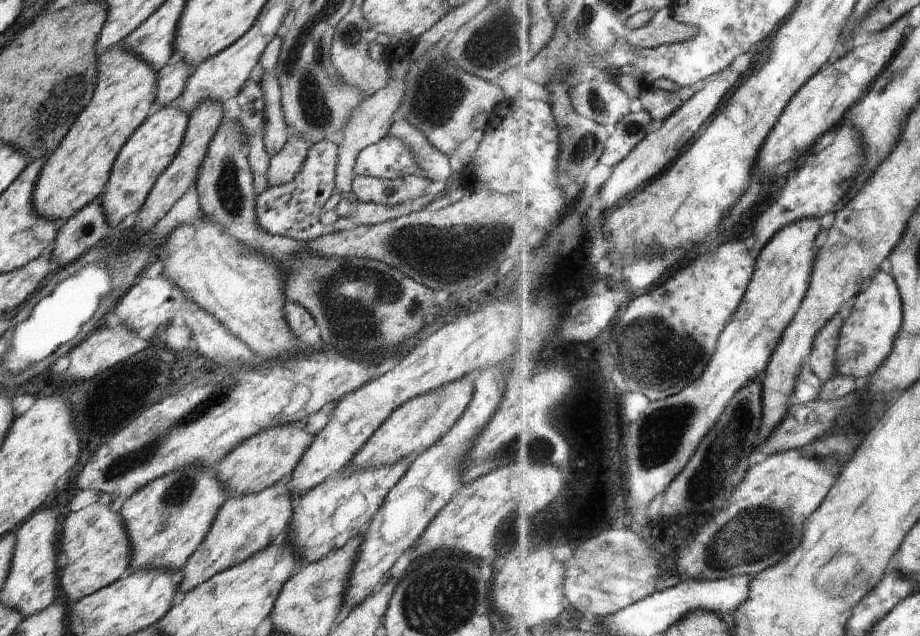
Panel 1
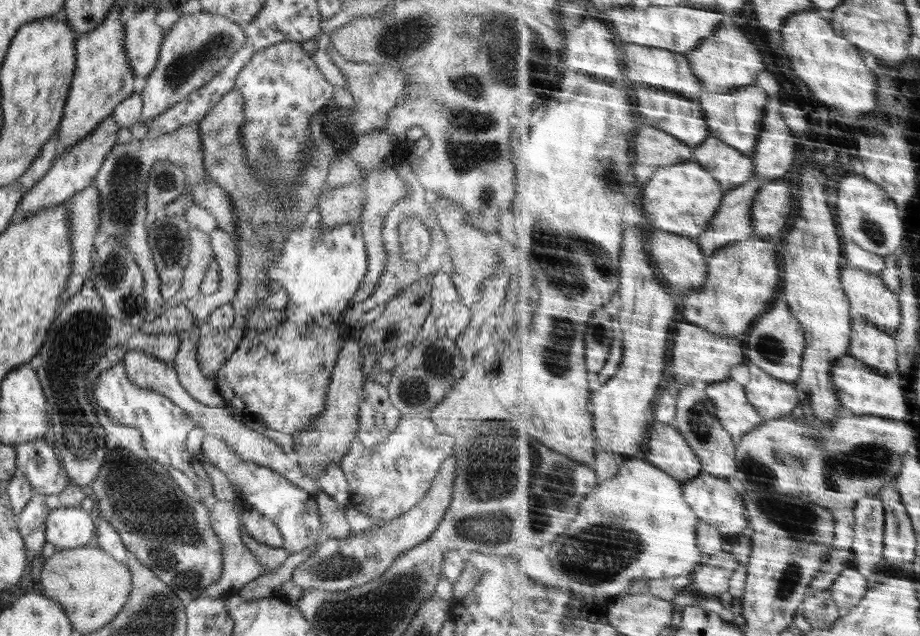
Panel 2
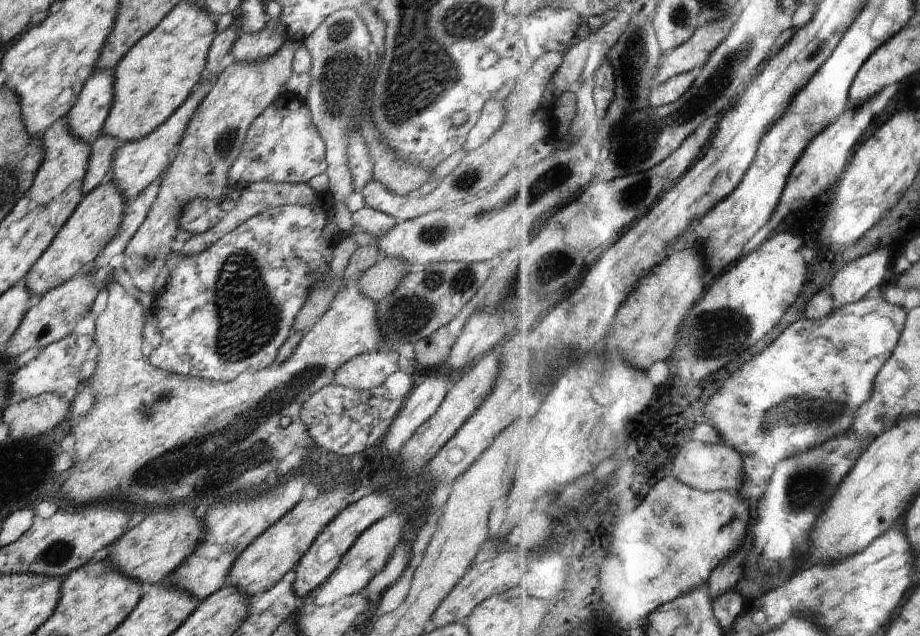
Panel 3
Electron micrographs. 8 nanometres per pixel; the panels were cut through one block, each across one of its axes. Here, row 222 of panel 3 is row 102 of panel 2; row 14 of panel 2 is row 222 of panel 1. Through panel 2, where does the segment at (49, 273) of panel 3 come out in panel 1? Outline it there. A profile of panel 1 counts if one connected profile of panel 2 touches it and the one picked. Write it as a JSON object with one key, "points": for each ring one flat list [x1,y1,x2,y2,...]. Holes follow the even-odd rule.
{"points":[[170,104,167,107,156,107,132,133,112,163,108,182,101,194,101,207,109,226,116,227,128,214,140,210,155,180,174,160,188,123,189,114]]}

